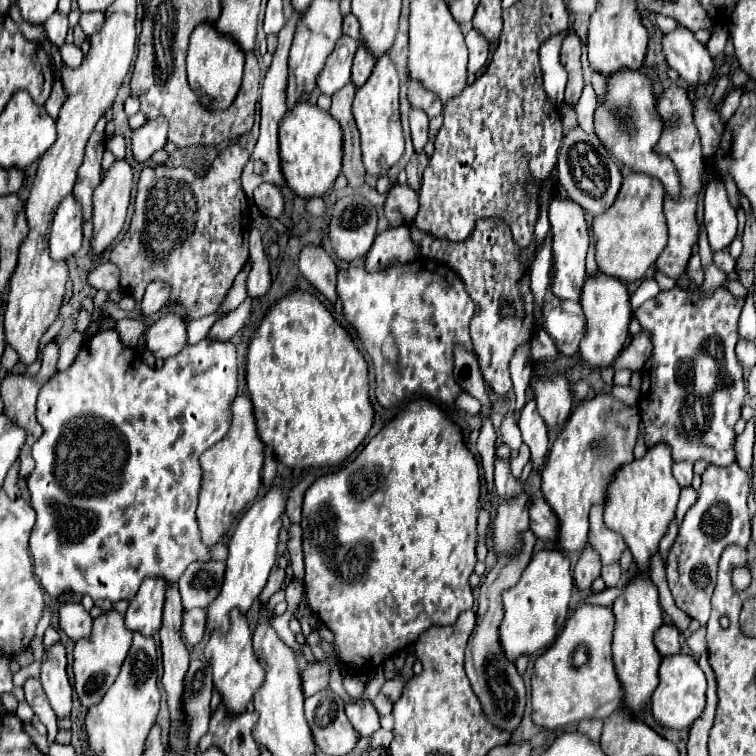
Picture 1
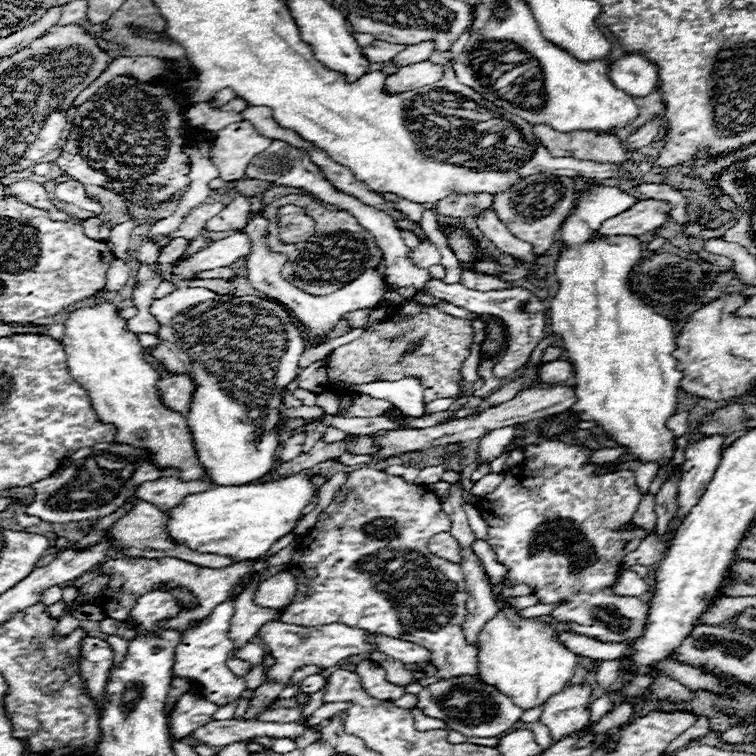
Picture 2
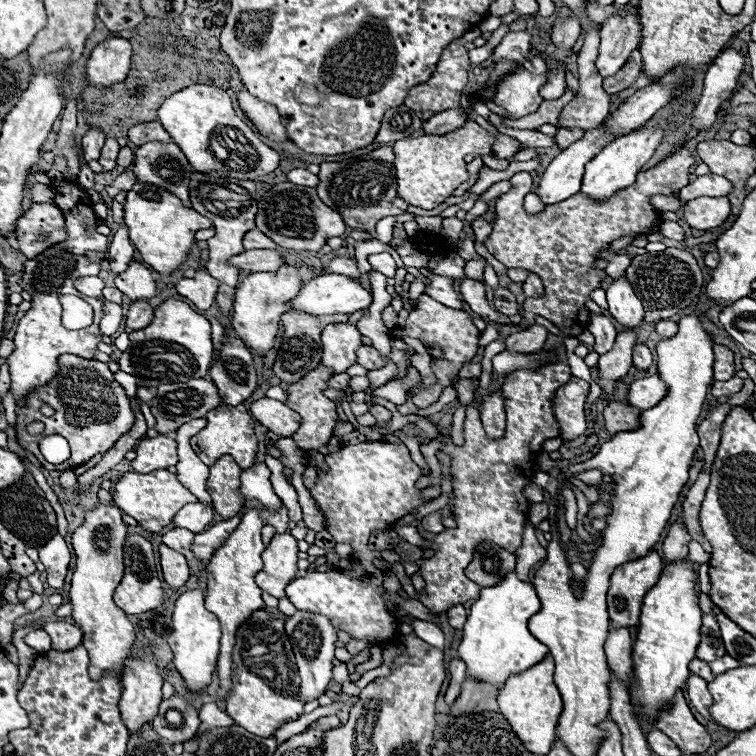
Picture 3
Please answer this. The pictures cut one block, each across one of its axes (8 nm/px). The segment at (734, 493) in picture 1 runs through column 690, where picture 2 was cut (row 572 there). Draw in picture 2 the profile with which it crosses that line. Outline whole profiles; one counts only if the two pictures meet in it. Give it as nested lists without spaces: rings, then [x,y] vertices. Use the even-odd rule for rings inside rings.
[[[542,440],[538,444],[524,446],[524,460],[504,472],[504,480],[496,486],[494,492],[484,494],[474,504],[484,522],[488,524],[486,542],[492,546],[496,560],[508,568],[506,584],[526,584],[532,588],[532,594],[540,604],[562,602],[550,612],[558,622],[572,622],[576,626],[564,626],[576,634],[600,640],[600,642],[634,642],[642,636],[648,604],[640,598],[624,598],[614,594],[614,584],[622,558],[636,550],[644,538],[644,530],[622,532],[624,524],[632,522],[632,516],[642,498],[632,470],[620,470],[614,474],[594,476],[596,466],[586,466],[592,450],[582,446],[564,444],[558,440]]]

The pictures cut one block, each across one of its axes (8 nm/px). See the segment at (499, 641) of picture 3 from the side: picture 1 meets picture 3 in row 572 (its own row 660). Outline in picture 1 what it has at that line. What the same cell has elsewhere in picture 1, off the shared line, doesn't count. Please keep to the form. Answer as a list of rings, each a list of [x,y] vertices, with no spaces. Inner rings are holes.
[[[540,550],[532,556],[516,586],[504,590],[504,618],[500,622],[500,646],[510,662],[518,656],[532,656],[548,648],[564,626],[572,594],[570,560],[560,550]]]

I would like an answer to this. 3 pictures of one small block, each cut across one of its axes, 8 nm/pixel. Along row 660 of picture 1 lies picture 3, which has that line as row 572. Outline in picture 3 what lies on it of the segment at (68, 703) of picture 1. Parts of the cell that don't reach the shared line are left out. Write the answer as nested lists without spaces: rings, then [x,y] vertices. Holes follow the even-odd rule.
[[[54,536],[44,548],[38,550],[40,552],[40,562],[46,566],[46,582],[52,588],[62,588],[64,578],[66,578],[66,570],[70,564],[70,550],[64,542],[62,536]]]

